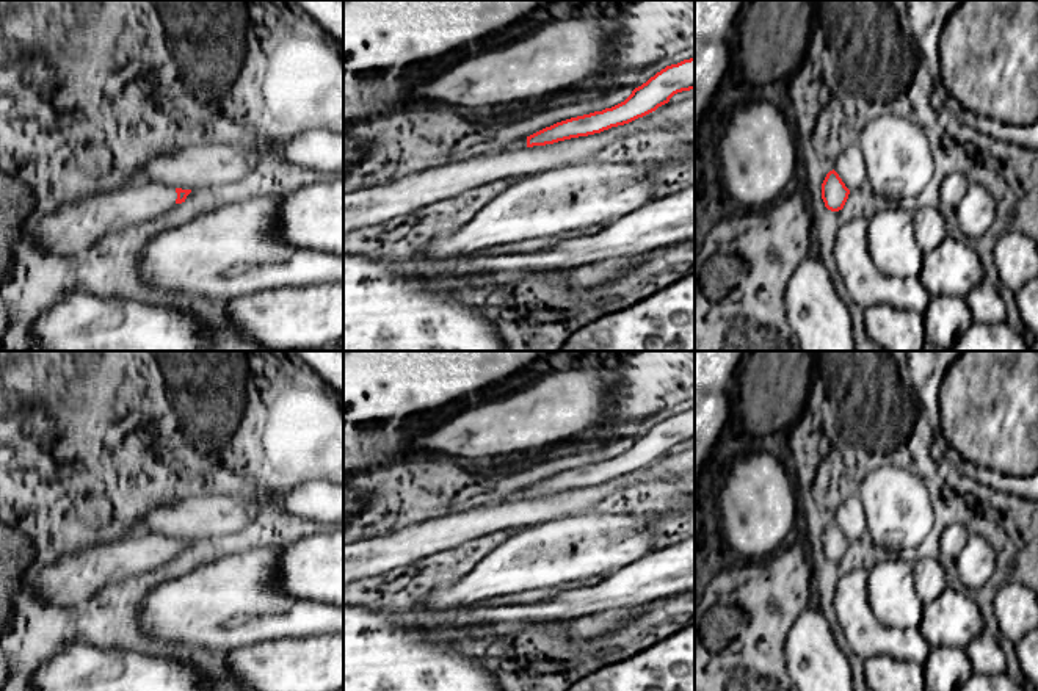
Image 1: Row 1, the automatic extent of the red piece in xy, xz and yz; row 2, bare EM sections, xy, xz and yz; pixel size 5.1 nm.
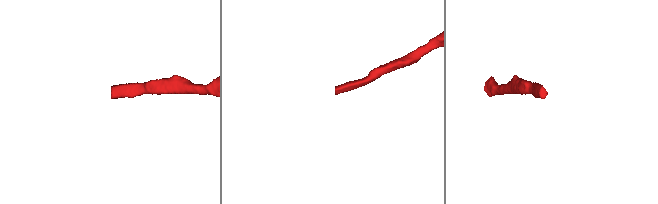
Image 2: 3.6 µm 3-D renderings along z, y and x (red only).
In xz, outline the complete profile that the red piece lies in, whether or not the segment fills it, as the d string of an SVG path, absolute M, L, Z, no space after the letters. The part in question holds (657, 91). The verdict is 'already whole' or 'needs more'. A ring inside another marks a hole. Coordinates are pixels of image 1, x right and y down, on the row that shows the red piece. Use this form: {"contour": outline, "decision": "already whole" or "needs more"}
{"contour": "M695 56L666 66L646 83L635 88L624 102L612 108L557 122L527 138L513 141L506 147L546 146L601 133L612 127L624 125L643 118L668 103L674 94L690 89L695 89Z", "decision": "needs more"}

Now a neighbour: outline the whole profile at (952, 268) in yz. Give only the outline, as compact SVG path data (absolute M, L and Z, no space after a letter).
M945 237L922 259L920 282L931 296L966 298L985 277L978 254L964 238Z

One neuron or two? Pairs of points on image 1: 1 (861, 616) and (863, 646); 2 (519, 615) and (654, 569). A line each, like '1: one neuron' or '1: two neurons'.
1: one neuron
2: one neuron

